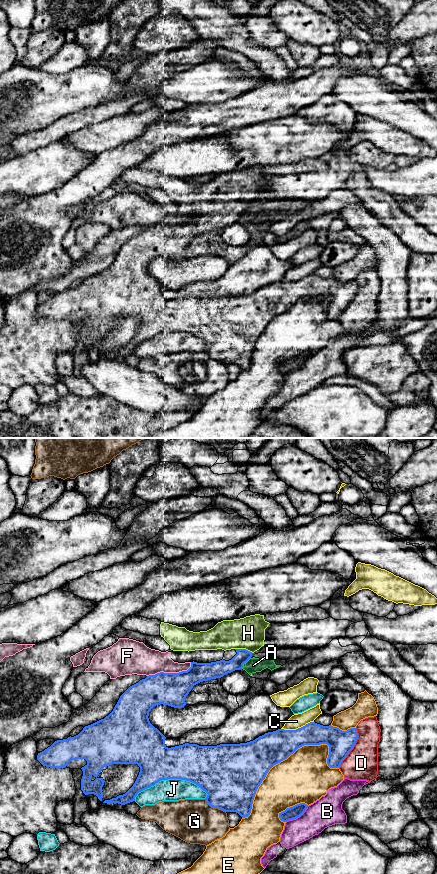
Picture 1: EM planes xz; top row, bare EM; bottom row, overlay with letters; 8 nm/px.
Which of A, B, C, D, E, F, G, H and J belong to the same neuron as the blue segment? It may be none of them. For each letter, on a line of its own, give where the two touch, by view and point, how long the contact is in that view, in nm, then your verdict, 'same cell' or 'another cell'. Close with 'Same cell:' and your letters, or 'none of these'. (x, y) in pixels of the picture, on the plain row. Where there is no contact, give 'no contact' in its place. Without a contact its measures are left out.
A: xz (244, 214) | 120 nm | another cell
B: xz (297, 369) | 220 nm | another cell
C: xz (298, 280) | 280 nm | another cell
D: xz (352, 300) | 360 nm | another cell
E: xz (273, 317) | 900 nm | another cell
F: xz (170, 225) | 380 nm | another cell
G: xz (215, 359) | 200 nm | another cell
H: xz (244, 201) | 150 nm | same cell
J: xz (169, 330) | 600 nm | another cell
Same cell: H

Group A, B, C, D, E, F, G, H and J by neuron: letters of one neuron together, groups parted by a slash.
A F / B / C / D / E / G / H / J

